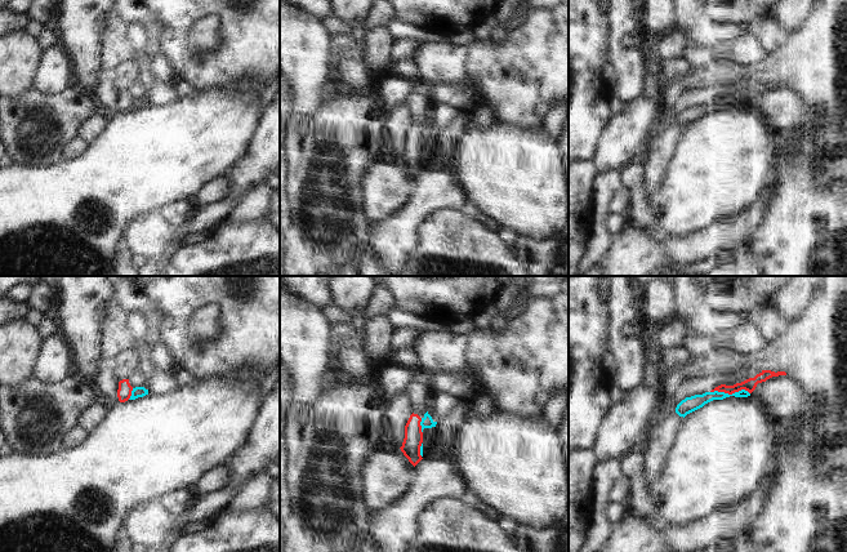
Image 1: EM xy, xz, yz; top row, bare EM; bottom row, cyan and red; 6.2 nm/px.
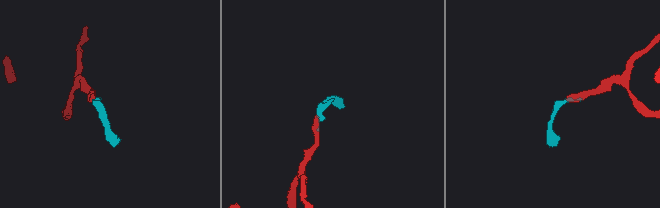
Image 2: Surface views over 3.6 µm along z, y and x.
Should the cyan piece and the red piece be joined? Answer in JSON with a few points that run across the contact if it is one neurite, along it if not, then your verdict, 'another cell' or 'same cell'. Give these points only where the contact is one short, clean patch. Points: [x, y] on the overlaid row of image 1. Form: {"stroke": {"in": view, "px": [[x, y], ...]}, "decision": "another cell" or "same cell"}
{"stroke": {"in": "yz", "px": [[694, 403], [716, 394], [730, 395], [749, 384]]}, "decision": "same cell"}

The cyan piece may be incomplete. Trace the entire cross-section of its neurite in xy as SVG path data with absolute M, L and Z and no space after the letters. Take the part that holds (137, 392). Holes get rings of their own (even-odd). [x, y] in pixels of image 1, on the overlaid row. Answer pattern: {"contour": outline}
{"contour": "M122 379L119 382L117 397L120 402L135 400L146 395L148 395L148 389L146 389L144 387L133 388L129 383L129 379Z"}

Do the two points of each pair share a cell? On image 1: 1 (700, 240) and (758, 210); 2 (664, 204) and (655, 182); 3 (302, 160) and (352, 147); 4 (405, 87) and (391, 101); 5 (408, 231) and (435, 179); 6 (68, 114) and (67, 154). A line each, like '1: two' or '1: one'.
1: one
2: two
3: one
4: one
5: one
6: two

